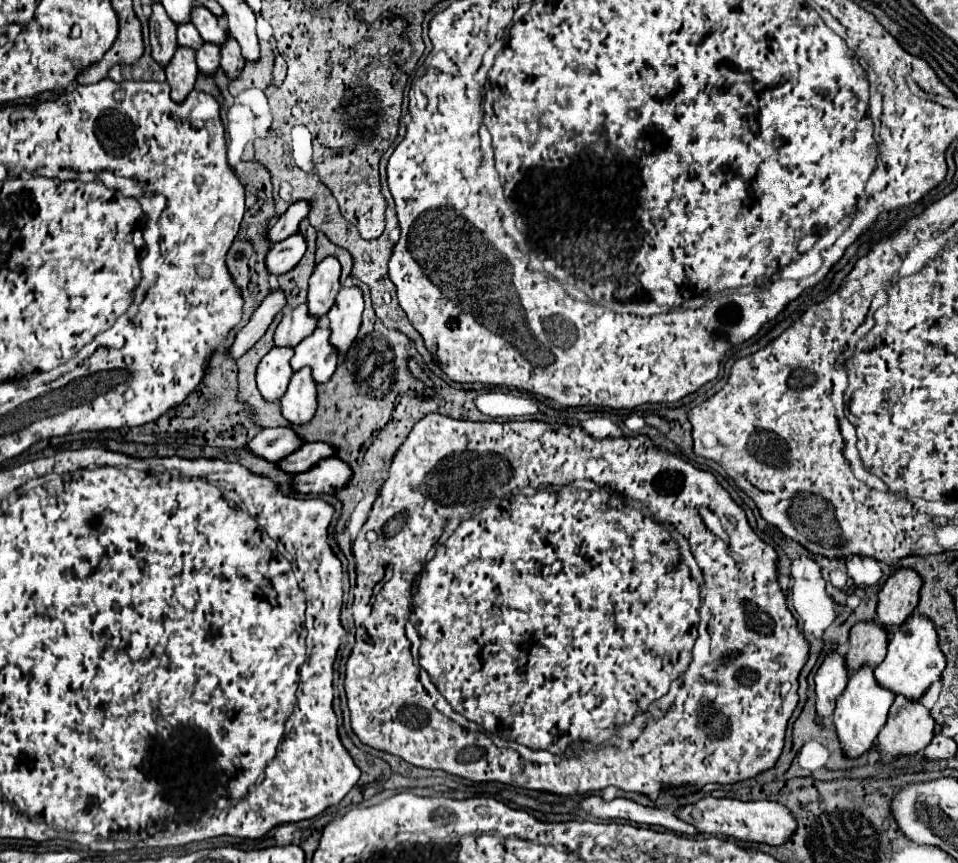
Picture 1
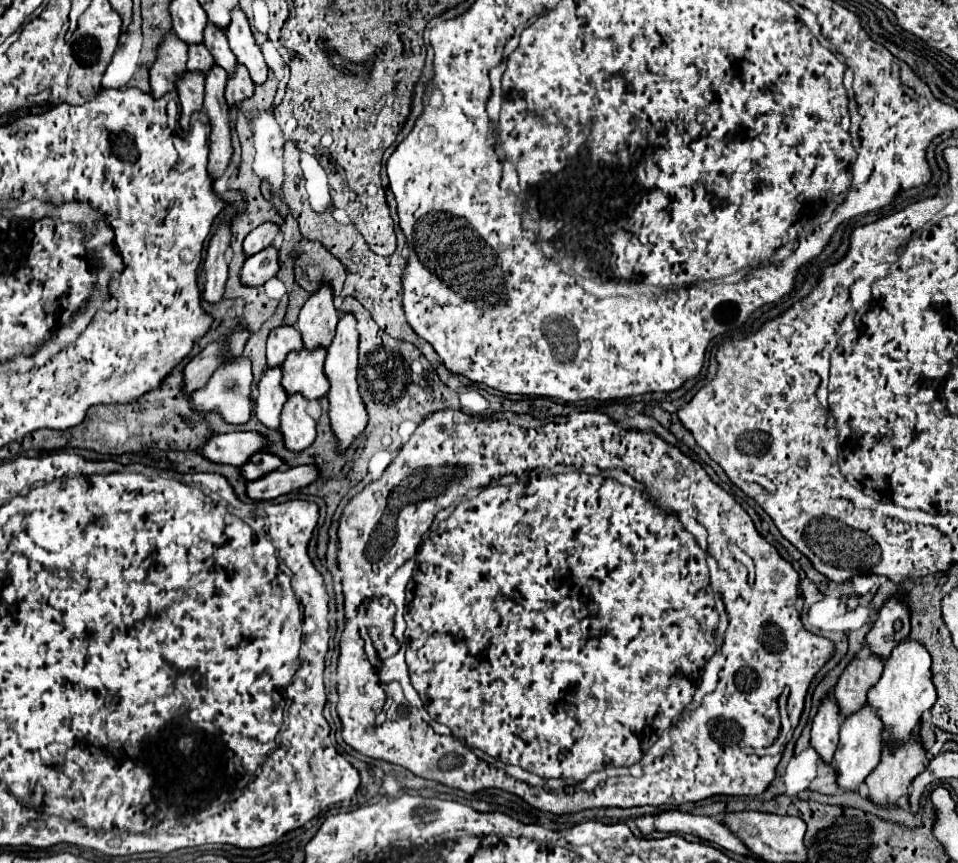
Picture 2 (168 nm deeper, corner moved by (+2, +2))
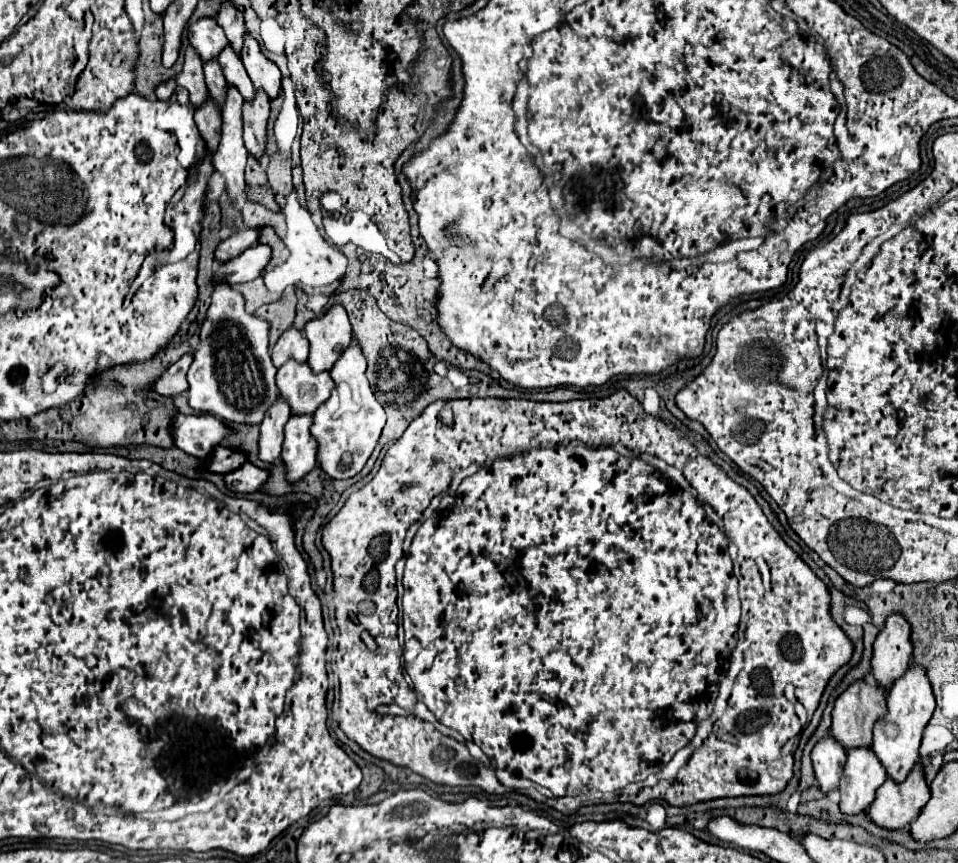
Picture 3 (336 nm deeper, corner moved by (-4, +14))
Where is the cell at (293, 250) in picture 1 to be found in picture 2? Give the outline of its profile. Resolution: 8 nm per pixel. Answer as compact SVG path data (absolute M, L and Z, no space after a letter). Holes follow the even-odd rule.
M267 246L259 254L253 254L245 260L239 278L245 286L261 286L269 278L273 278L279 270L279 250L273 246Z

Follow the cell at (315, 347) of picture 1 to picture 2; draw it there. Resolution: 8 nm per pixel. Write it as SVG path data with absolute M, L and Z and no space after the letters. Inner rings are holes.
M299 350L283 362L283 390L287 396L303 394L307 400L319 400L329 392L329 382L323 372L325 350Z

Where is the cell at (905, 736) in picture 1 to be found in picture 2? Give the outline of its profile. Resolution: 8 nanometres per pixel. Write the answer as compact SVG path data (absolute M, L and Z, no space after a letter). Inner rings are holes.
M913 734L911 740L899 748L895 748L895 744L889 744L889 748L883 748L883 752L881 752L879 766L865 780L865 784L869 788L869 800L875 806L885 806L885 808L895 806L901 798L909 796L909 784L913 782L913 778L917 774L921 774L927 768L927 762L929 762L929 758L921 746L917 734Z

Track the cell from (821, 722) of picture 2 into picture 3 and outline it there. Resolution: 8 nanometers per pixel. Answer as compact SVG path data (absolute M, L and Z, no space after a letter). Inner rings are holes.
M825 734L811 752L813 770L817 784L823 792L833 790L839 784L839 776L845 764L845 748L833 738L833 734Z

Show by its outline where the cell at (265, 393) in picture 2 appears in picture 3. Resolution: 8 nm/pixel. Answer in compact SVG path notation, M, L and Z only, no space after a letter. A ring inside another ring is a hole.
M277 396L269 412L265 414L261 422L261 436L259 436L259 456L265 462L275 462L281 458L281 446L283 446L283 428L291 416L289 404L285 404L285 398Z

